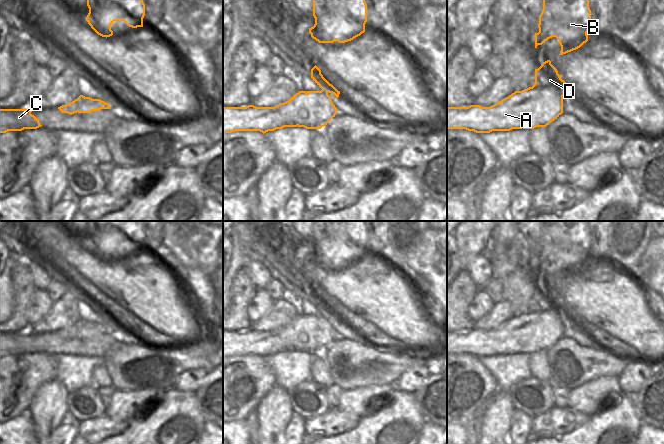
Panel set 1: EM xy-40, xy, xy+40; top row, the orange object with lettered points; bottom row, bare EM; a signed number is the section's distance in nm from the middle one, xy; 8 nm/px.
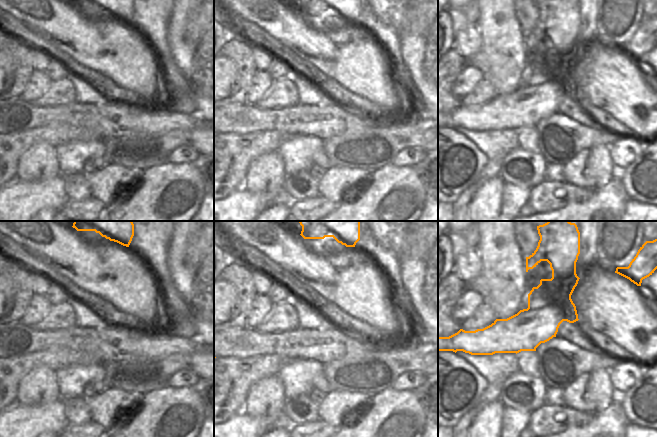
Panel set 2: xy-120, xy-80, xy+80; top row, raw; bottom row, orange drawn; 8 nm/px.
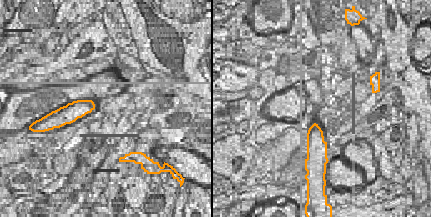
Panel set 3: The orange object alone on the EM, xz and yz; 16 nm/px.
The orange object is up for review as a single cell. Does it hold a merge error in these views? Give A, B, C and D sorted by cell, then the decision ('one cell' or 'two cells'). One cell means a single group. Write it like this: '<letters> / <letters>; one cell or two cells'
A C / B D; two cells

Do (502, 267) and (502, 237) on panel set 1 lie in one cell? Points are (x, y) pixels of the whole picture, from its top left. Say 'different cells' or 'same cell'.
same cell

